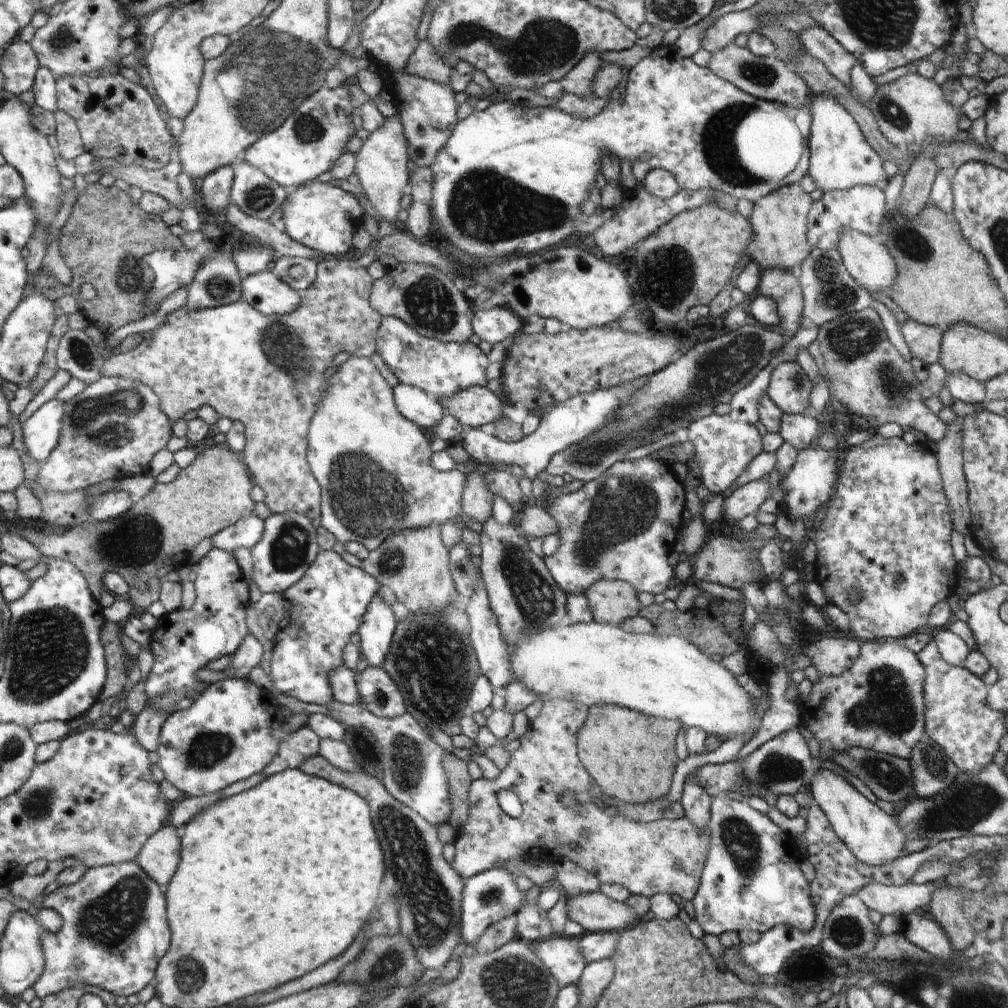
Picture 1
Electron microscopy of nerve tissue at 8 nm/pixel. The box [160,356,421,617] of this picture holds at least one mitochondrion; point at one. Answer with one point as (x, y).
(366, 496)

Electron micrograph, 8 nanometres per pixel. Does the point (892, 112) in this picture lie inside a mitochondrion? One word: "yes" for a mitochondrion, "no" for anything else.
yes

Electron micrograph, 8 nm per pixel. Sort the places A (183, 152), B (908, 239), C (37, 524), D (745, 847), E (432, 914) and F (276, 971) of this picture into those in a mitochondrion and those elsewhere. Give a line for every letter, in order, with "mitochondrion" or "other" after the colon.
A: other
B: mitochondrion
C: other
D: mitochondrion
E: mitochondrion
F: other

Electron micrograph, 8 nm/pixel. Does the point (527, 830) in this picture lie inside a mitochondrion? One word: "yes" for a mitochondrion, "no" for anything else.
no

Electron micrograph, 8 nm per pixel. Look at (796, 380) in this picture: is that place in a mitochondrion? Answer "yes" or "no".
yes

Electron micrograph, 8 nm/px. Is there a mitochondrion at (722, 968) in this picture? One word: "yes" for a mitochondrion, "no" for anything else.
no

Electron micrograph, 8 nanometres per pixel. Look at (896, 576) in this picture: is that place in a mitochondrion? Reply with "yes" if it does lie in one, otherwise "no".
yes

